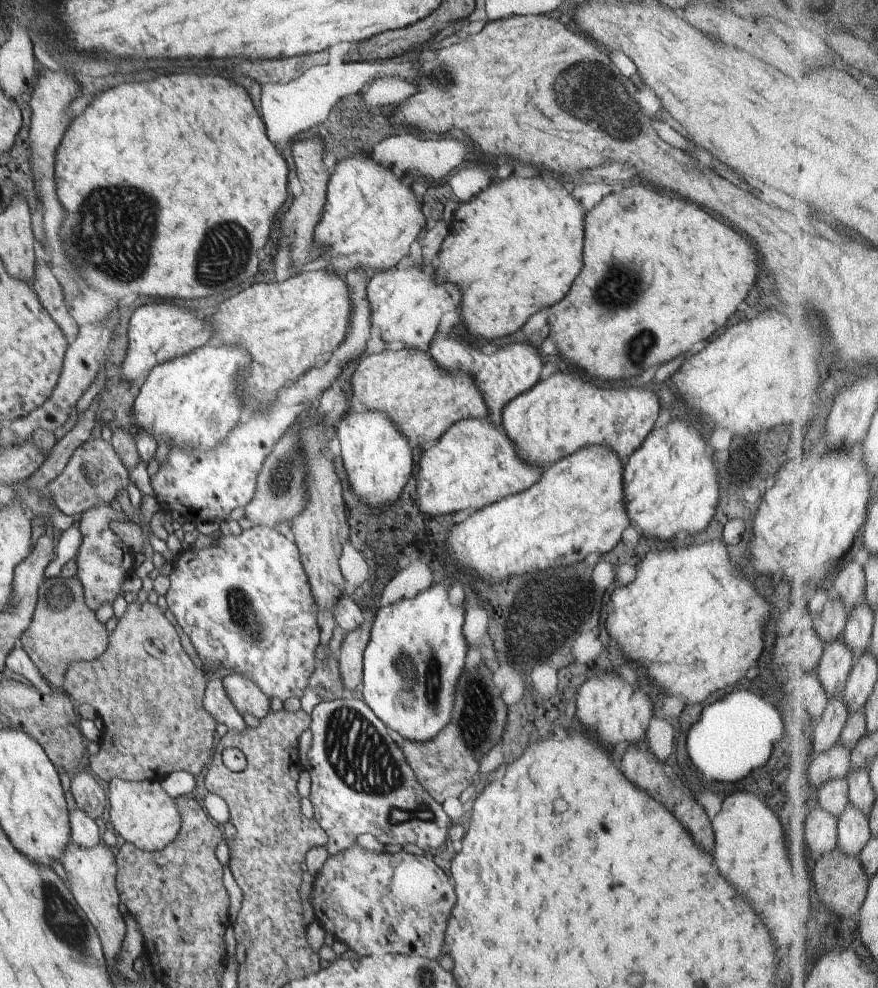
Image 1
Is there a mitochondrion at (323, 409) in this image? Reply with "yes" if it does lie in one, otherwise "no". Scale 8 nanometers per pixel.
no

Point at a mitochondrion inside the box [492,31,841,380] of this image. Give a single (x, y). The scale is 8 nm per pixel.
(582, 81)

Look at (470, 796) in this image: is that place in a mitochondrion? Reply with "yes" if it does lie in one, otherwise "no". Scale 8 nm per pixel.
no

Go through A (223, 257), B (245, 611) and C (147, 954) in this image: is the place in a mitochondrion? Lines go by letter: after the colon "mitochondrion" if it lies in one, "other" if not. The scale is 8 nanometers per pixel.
A: mitochondrion
B: mitochondrion
C: other

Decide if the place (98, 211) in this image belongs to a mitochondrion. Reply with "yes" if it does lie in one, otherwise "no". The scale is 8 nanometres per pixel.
yes

